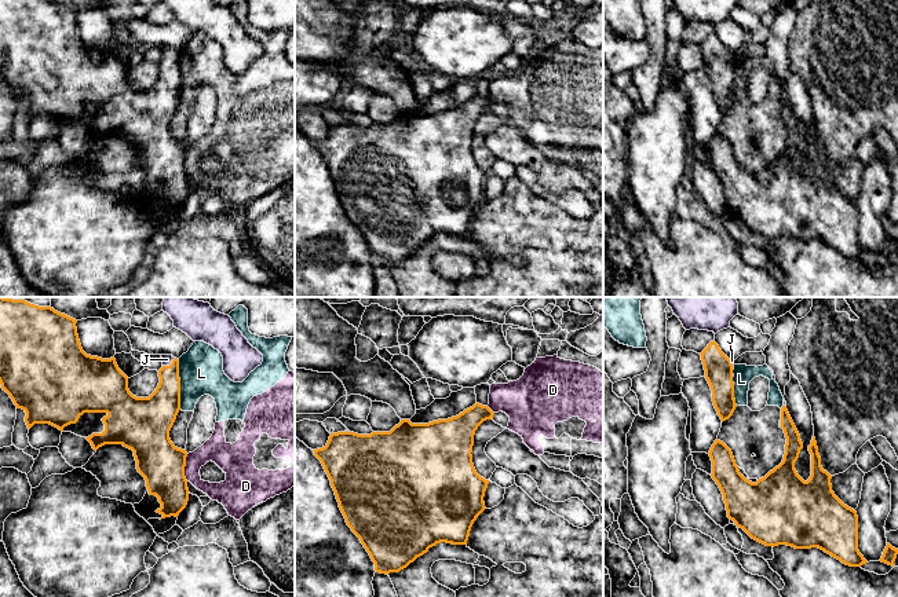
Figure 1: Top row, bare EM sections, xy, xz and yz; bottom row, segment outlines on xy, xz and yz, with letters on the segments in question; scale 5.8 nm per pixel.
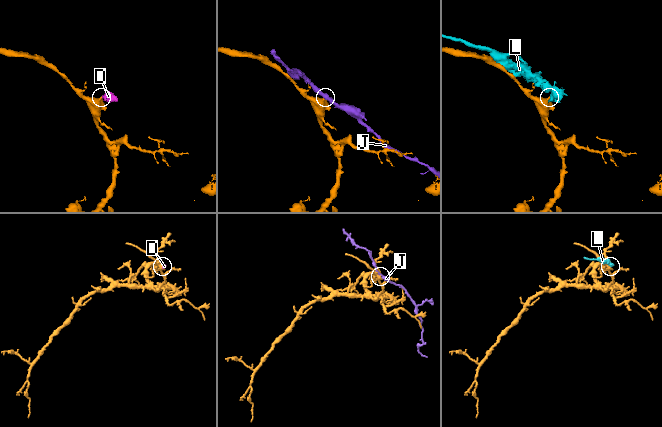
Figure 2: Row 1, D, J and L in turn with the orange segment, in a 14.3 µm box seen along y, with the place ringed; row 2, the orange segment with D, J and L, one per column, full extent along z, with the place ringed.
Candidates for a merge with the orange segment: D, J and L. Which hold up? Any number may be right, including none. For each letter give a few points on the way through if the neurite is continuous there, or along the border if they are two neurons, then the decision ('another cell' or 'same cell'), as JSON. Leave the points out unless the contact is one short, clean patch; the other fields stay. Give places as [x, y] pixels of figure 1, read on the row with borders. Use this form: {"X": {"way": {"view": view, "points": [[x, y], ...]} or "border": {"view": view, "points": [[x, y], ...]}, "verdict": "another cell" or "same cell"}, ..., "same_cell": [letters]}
{"D": {"border": {"view": "xy", "points": [[188, 454], [185, 465], [186, 480]]}, "verdict": "another cell"}, "J": {"verdict": "another cell"}, "L": {"verdict": "another cell"}, "same_cell": []}

